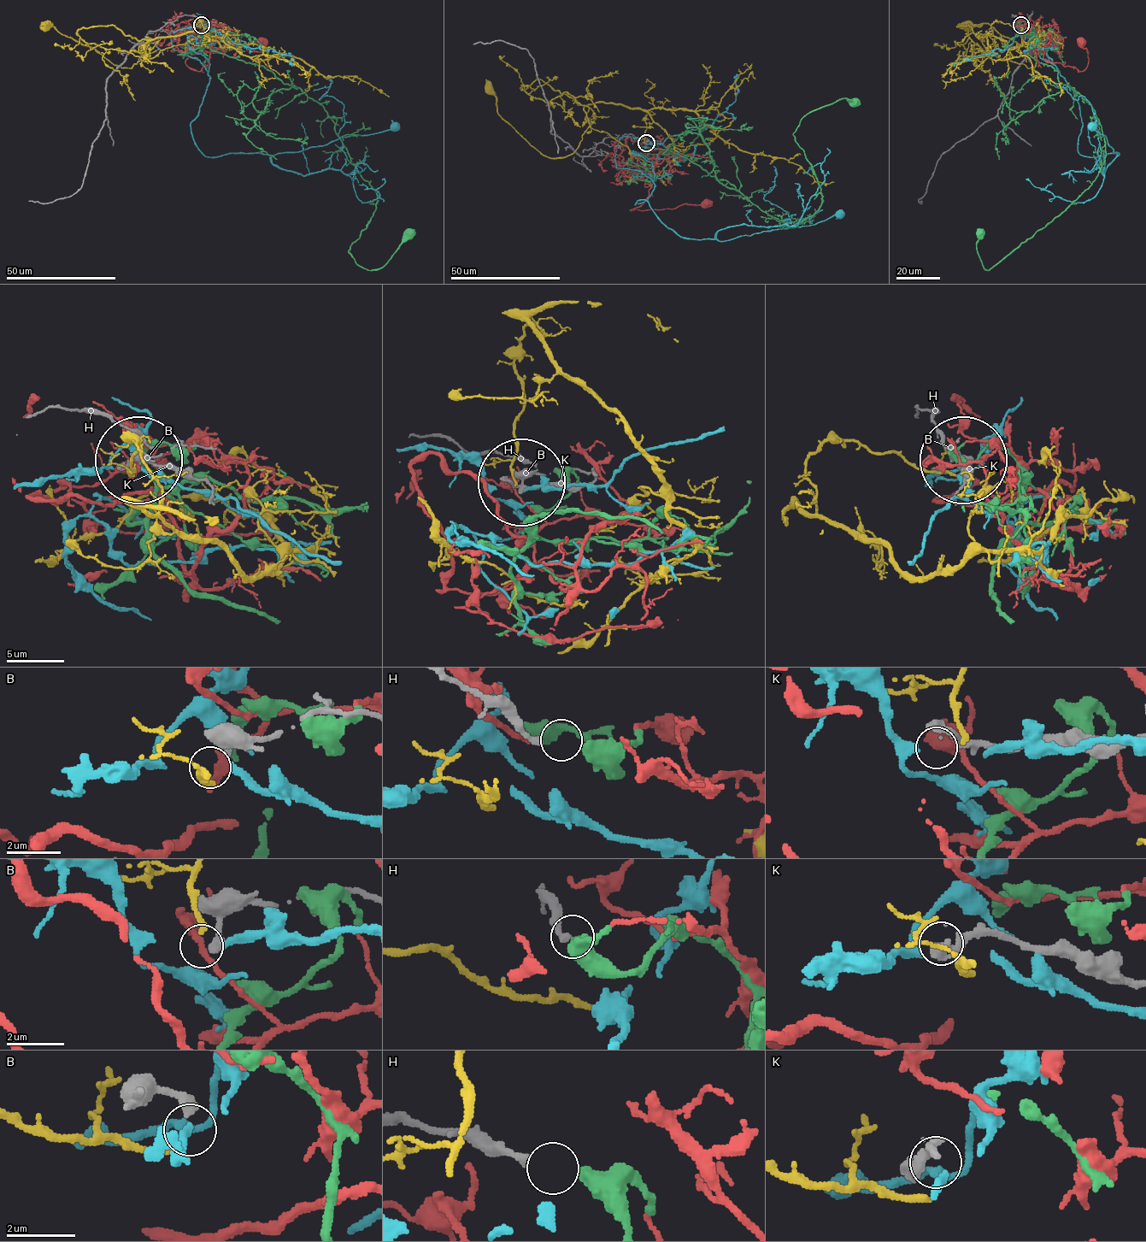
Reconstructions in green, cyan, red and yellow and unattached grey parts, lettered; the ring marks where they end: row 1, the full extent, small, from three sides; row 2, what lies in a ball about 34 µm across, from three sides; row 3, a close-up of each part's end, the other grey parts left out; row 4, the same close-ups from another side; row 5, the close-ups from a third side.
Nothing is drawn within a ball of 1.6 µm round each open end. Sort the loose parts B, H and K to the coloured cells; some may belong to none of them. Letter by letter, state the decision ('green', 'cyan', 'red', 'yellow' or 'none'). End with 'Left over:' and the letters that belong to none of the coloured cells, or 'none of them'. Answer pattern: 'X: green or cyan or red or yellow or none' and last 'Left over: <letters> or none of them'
B: yellow
H: none
K: none
Left over: H, K

